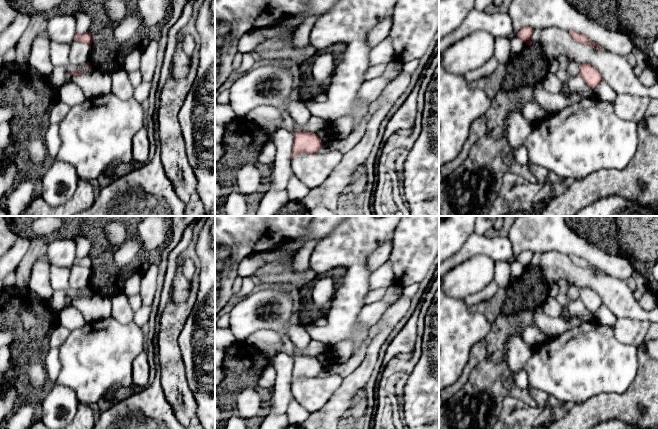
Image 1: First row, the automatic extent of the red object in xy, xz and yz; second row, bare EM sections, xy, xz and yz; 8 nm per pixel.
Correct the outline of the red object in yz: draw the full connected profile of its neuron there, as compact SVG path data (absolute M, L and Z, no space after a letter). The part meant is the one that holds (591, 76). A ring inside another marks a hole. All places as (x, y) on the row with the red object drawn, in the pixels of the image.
M584 63L580 65L579 75L592 89L595 89L603 81L603 78L599 71L589 63Z

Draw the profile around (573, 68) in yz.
M570 61L567 67L567 71L571 76L579 75L580 72L580 64L575 61Z

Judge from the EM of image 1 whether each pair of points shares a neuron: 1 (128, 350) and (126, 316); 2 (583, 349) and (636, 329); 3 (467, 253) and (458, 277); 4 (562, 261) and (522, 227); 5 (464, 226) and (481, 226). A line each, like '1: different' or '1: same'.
1: different
2: different
3: different
4: different
5: different

